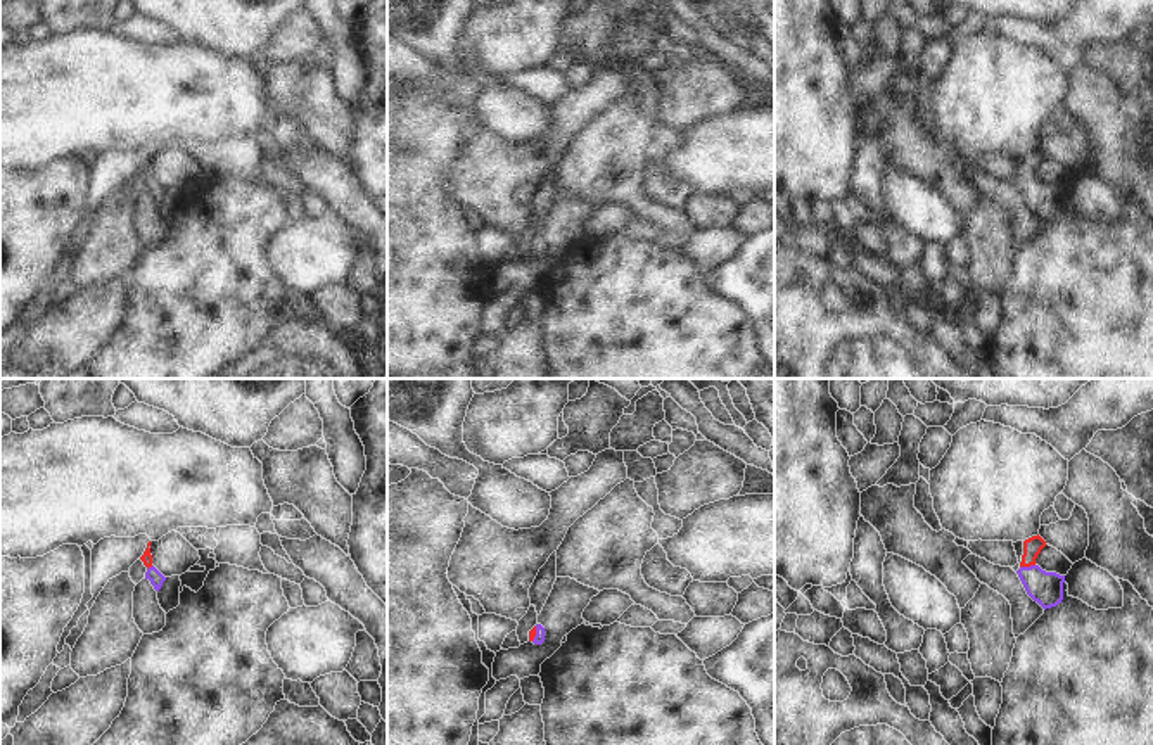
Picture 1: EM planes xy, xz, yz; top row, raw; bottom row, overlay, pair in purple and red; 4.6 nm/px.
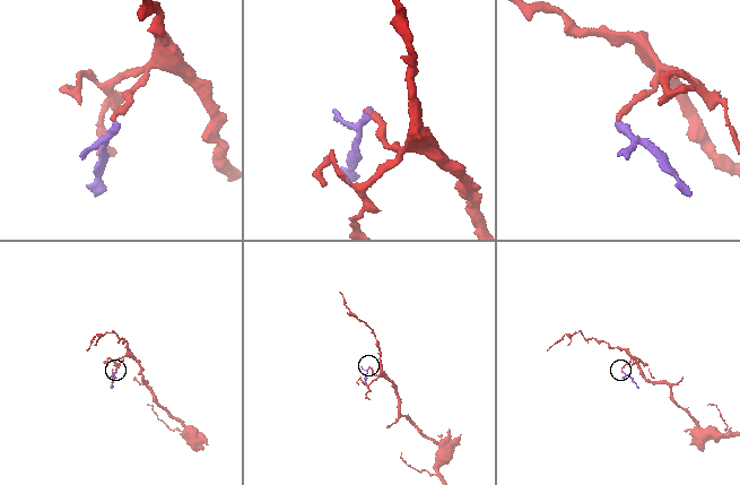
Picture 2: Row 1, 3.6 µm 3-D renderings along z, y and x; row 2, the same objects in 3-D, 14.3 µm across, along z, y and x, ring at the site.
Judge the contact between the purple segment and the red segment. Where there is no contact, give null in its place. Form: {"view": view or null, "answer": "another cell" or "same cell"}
{"view": "yz", "answer": "same cell"}

